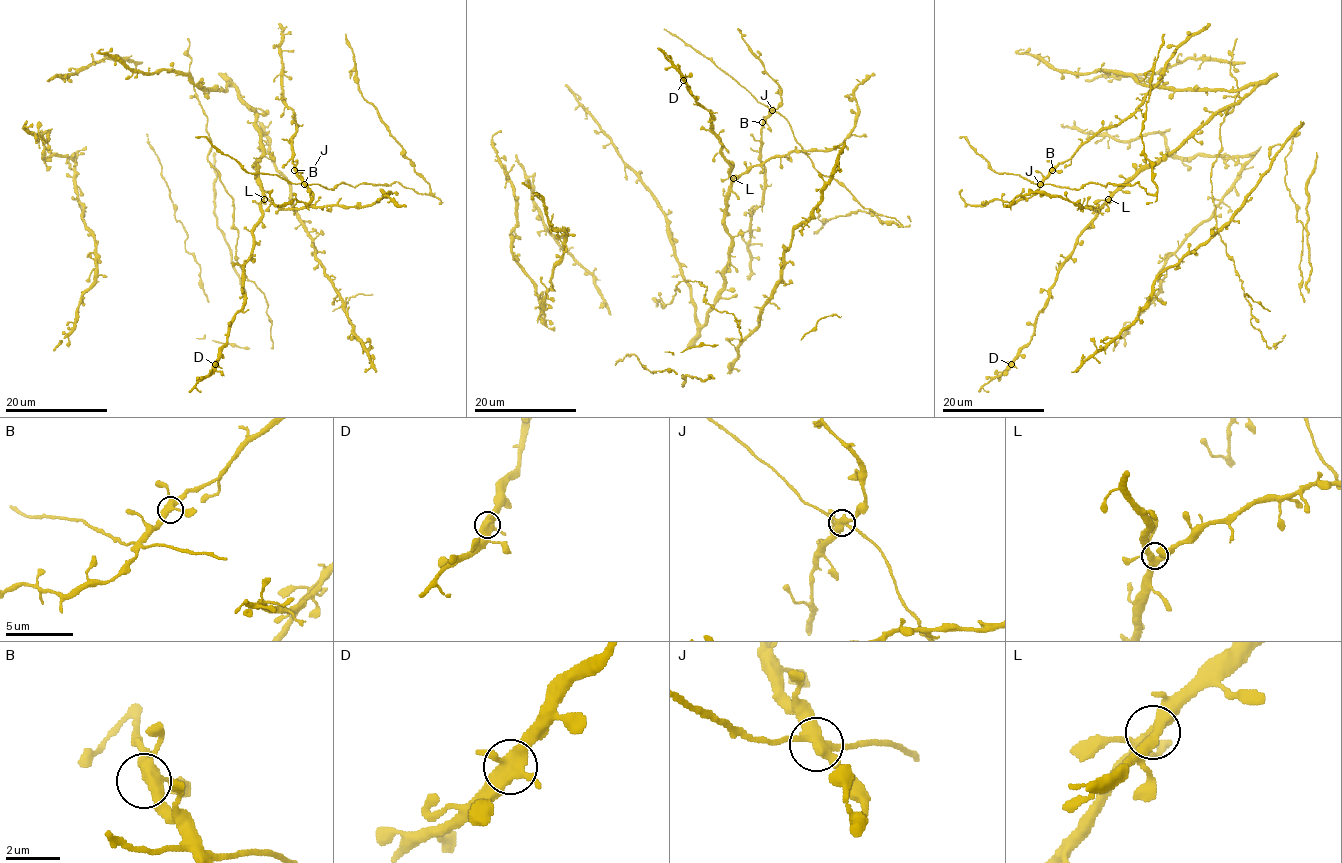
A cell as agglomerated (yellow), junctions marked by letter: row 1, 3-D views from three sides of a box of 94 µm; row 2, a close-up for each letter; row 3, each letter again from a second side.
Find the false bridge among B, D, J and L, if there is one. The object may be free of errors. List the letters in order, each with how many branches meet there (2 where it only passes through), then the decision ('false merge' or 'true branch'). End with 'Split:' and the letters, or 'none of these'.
B: branches 4; true branch
D: branches 4; true branch
J: branches 4; false merge
L: branches 5; true branch
Split: J

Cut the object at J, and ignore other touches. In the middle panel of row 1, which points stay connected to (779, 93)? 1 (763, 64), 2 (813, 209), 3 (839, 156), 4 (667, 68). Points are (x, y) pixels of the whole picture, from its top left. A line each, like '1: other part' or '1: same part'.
1: same part
2: same part
3: same part
4: same part

